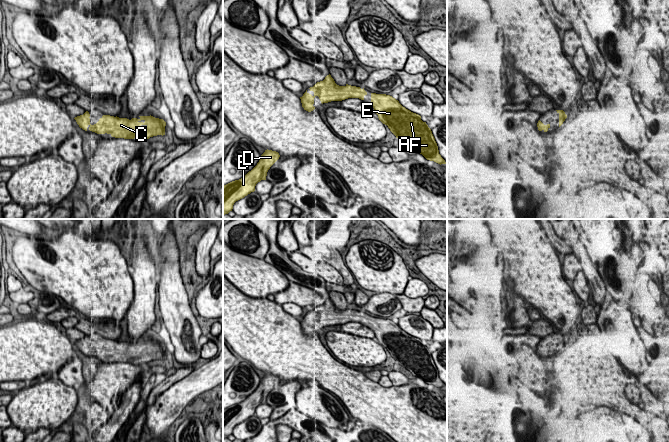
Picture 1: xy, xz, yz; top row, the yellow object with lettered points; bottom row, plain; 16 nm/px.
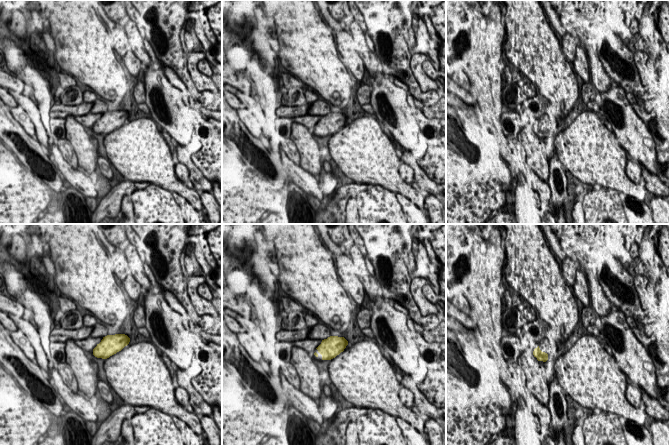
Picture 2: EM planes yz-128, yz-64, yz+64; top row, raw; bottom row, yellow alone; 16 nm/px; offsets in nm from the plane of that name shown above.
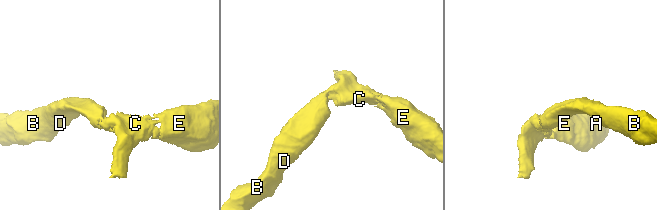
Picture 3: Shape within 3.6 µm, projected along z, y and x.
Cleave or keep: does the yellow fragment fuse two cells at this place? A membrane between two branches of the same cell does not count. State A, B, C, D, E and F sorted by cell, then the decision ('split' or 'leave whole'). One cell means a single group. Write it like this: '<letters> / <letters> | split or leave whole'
A B C D E F | leave whole

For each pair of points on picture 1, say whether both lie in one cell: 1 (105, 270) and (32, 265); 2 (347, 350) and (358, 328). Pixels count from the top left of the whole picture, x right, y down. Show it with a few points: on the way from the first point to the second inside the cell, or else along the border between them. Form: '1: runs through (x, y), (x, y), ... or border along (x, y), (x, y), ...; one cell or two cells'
1: runs through (87, 271), (77, 270), (71, 266), (50, 266); one cell
2: border along (340, 331), (372, 339); two cells

